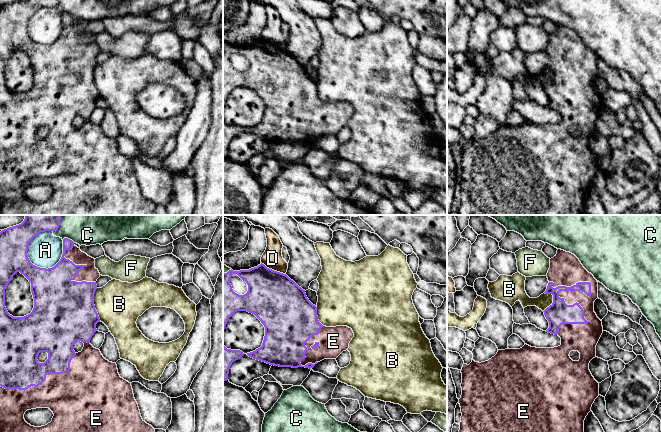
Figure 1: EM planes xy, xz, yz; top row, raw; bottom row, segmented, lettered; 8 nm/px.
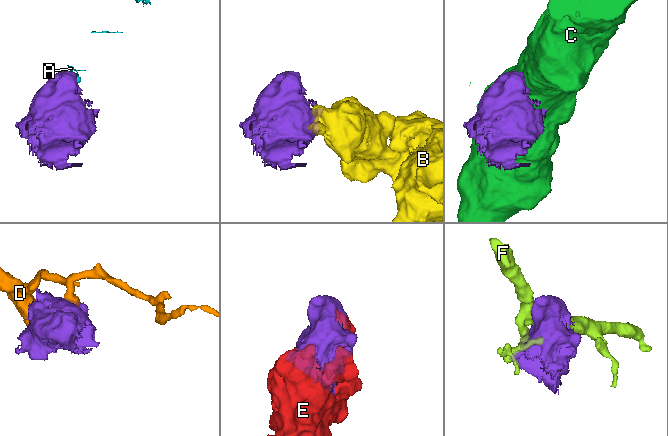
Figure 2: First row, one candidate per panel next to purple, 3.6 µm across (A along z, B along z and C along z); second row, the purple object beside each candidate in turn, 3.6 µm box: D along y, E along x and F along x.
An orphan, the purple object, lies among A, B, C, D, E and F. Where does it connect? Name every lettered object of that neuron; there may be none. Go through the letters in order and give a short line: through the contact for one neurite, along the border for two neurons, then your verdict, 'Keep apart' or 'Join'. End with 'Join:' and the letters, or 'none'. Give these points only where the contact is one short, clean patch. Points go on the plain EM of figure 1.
A: Keep apart
B: Line: xy (96, 64), (93, 70), (93, 80), (100, 96). Keep apart
C: Keep apart
D: Line: xz (261, 38), (267, 43), (285, 50). Keep apart
E: Join
F: Keep apart
Join: E

